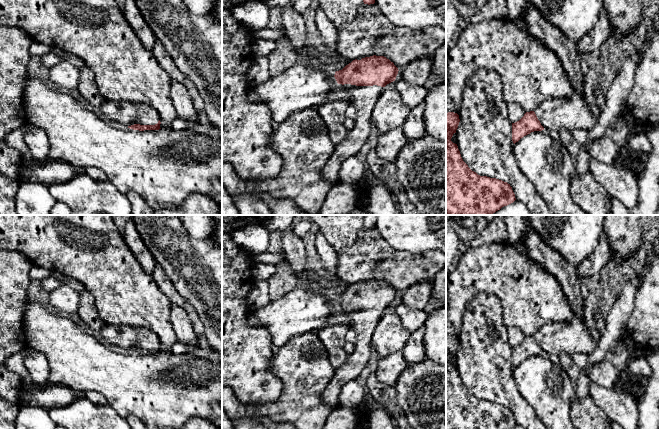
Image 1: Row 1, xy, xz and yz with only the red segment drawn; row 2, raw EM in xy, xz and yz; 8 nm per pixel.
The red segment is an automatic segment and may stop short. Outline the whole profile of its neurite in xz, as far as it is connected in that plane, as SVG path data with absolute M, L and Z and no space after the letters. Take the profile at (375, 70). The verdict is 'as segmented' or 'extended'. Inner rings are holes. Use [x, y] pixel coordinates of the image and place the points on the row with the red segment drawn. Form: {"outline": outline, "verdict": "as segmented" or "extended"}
{"outline": "M370 56L353 60L342 70L335 72L338 88L351 97L351 105L356 108L354 127L349 129L345 140L335 145L334 152L323 167L323 175L328 182L340 182L341 165L350 157L357 156L369 138L371 114L381 95L382 89L395 81L398 68L384 56Z", "verdict": "extended"}

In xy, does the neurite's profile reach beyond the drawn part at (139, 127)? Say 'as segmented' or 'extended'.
extended

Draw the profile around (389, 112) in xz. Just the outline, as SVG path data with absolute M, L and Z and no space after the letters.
M393 81L386 85L386 89L378 98L371 114L371 123L380 133L402 128L410 110L402 102L401 96L395 88L395 81Z

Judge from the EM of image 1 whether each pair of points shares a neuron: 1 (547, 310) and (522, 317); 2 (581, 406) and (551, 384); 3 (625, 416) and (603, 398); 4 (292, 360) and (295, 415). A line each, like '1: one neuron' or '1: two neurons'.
1: one neuron
2: two neurons
3: one neuron
4: one neuron

